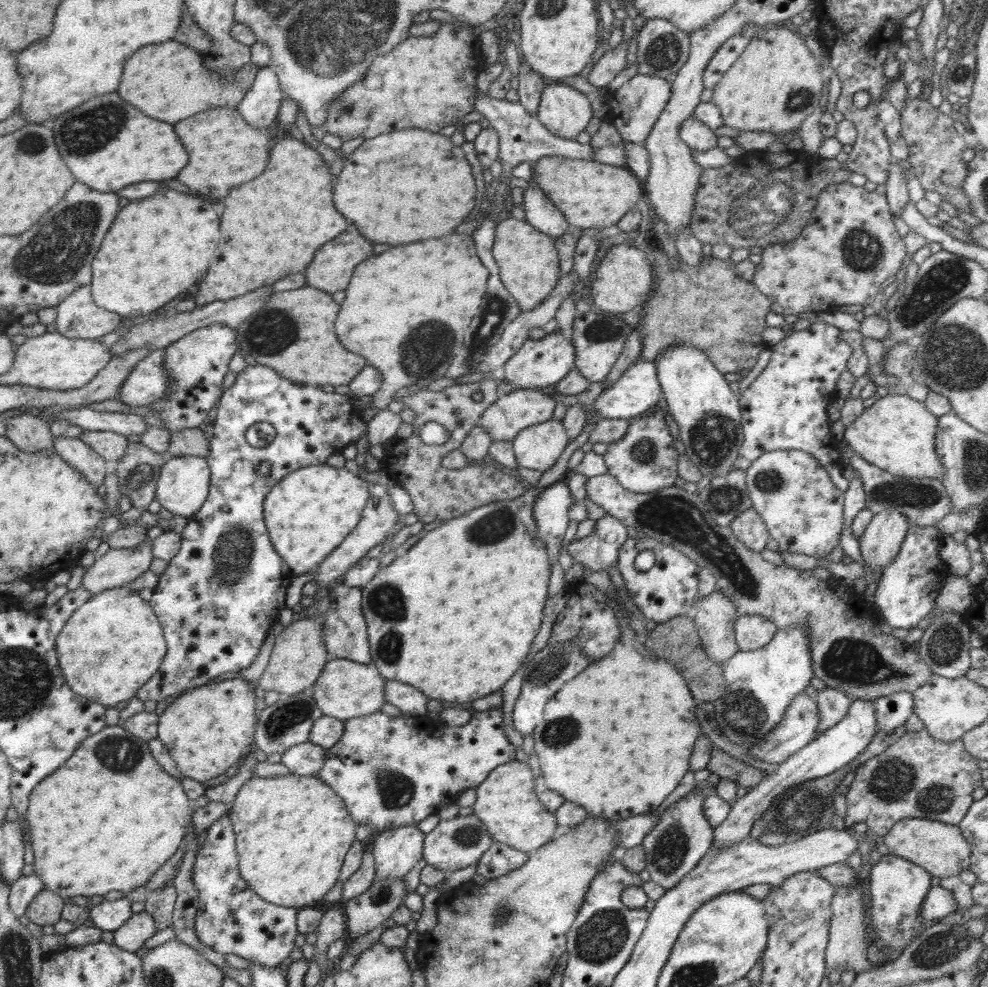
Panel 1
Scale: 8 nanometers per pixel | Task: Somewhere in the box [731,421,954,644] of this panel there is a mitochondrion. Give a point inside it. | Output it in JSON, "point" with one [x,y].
{"point":[912,495]}

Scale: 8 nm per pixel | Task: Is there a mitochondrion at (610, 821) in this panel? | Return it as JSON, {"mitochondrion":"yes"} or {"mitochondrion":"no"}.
{"mitochondrion":"no"}

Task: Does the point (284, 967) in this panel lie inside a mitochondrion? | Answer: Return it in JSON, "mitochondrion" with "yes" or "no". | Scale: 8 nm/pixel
{"mitochondrion":"no"}

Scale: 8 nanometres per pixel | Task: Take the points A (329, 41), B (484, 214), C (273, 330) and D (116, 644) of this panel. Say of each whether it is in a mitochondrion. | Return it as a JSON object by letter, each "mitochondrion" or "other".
{"A":"mitochondrion","B":"other","C":"mitochondrion","D":"other"}

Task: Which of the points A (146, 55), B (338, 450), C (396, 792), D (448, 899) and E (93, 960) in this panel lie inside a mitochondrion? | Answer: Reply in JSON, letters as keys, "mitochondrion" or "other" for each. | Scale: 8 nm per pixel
{"A":"other","B":"other","C":"mitochondrion","D":"other","E":"other"}

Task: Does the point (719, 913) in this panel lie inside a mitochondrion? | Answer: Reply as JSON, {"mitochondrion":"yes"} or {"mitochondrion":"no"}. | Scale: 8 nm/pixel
{"mitochondrion":"no"}

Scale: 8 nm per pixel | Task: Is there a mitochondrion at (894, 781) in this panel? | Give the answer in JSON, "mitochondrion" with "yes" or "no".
{"mitochondrion":"yes"}

